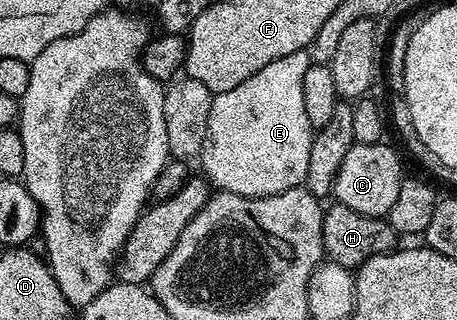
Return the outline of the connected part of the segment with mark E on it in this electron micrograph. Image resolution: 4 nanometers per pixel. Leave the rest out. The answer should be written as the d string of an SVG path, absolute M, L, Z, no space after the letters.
M308 49L294 51L294 55L282 55L282 59L266 63L266 67L250 75L246 83L238 83L238 87L230 87L230 91L213 96L204 149L198 164L204 168L203 176L217 190L243 197L269 197L303 186L306 167L310 164L310 143L314 132L310 119L306 119L306 103L302 99L302 79L309 64Z

